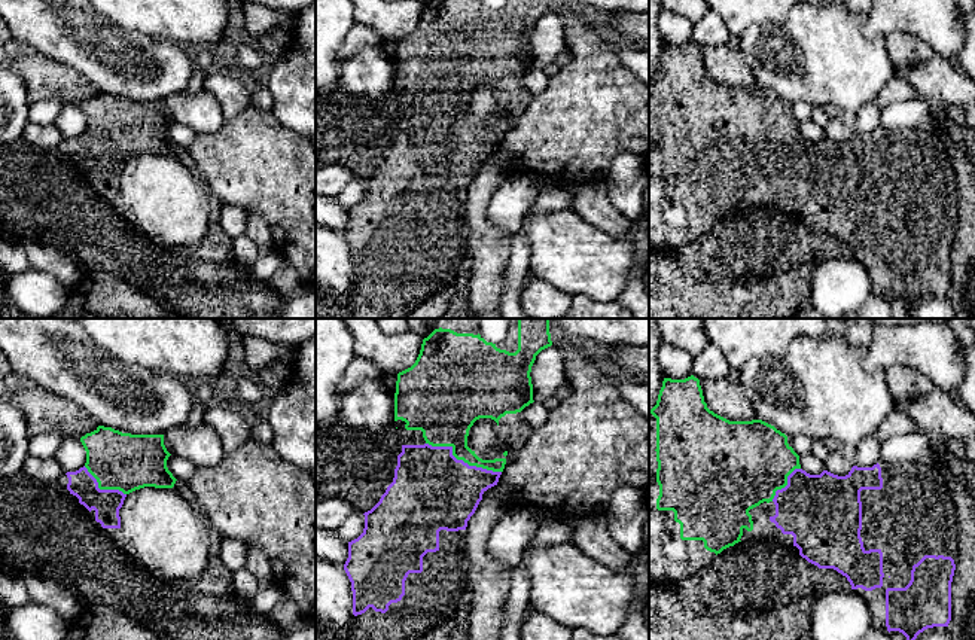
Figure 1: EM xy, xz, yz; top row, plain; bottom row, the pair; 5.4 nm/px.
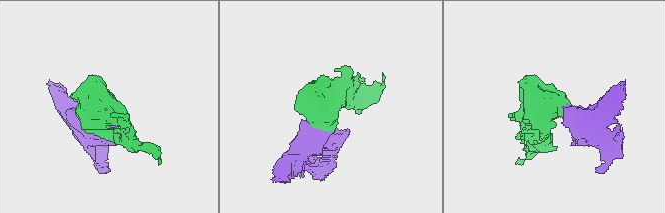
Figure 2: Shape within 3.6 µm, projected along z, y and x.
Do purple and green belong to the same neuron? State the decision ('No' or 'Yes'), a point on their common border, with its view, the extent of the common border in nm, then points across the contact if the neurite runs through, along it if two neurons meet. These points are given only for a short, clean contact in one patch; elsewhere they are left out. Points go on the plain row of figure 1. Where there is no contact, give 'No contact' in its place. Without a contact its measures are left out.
Yes. Touches purple at xz (462, 127). Shared border 440 nm. Path across: xz (432, 157), (462, 127), (447, 110), (445, 84)

